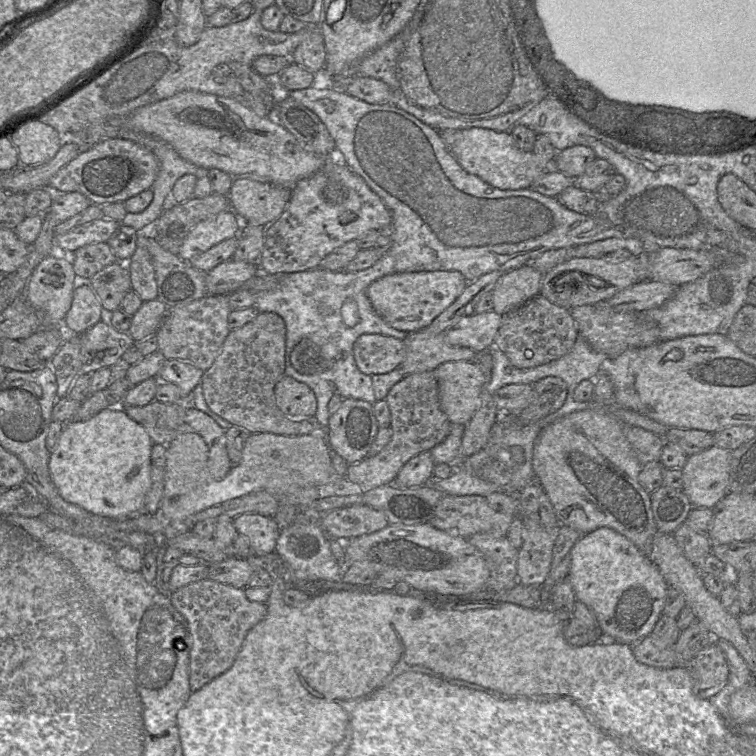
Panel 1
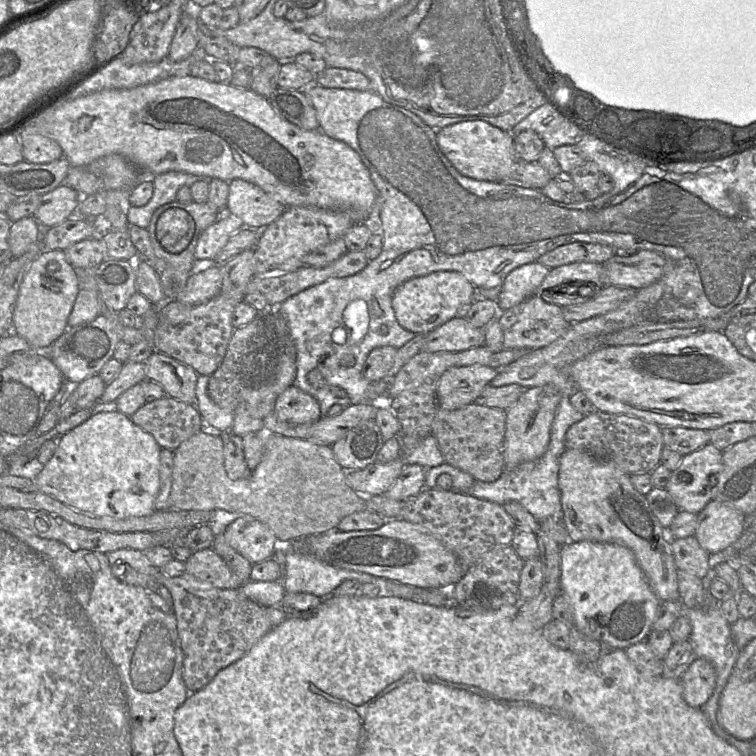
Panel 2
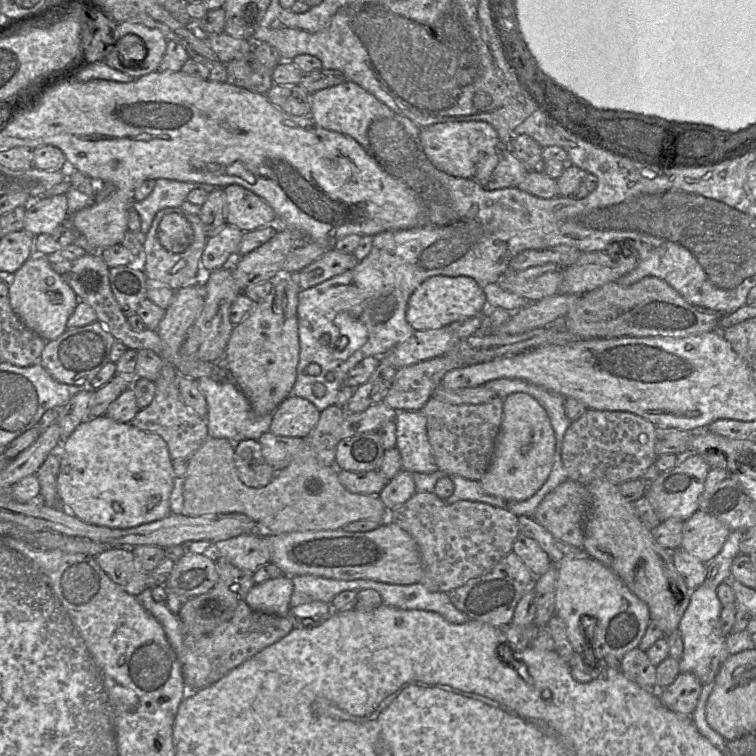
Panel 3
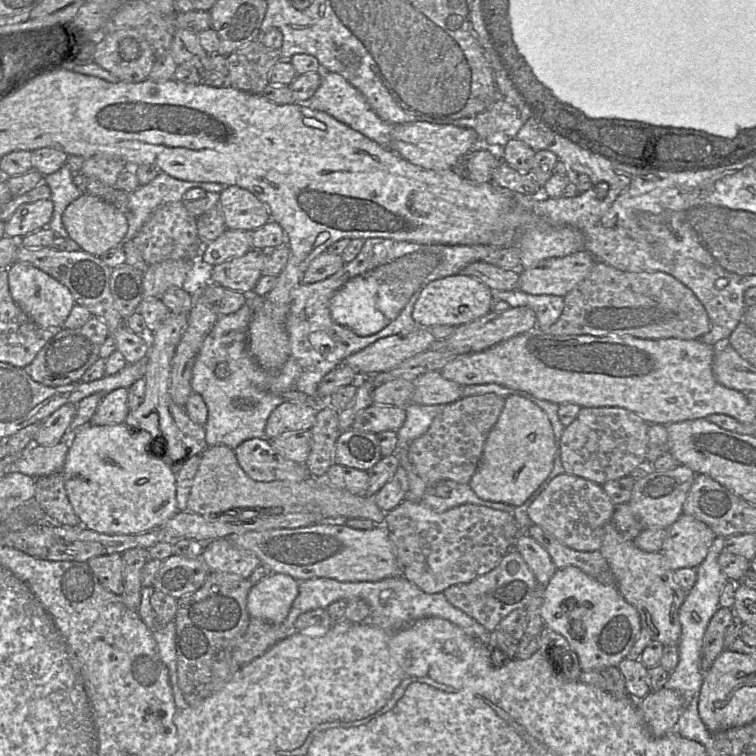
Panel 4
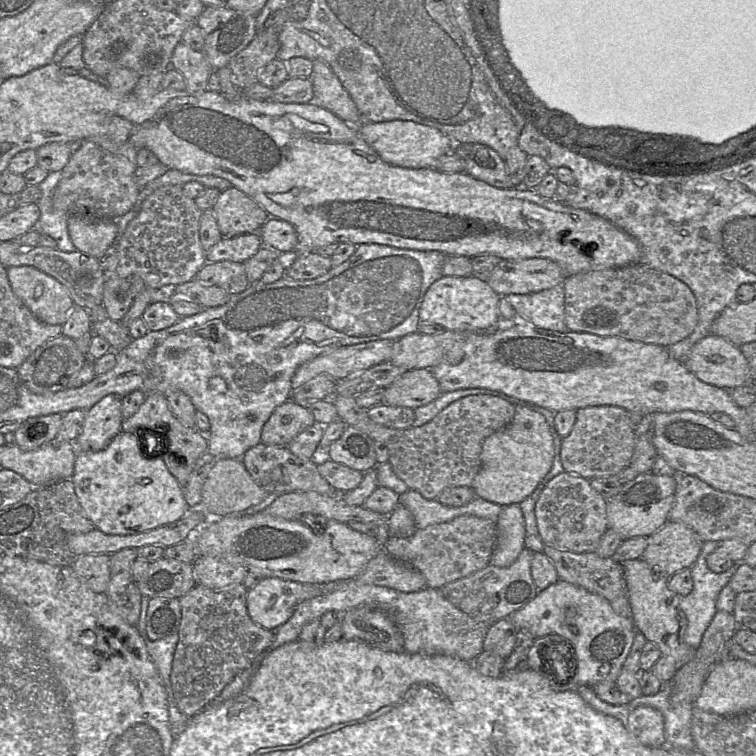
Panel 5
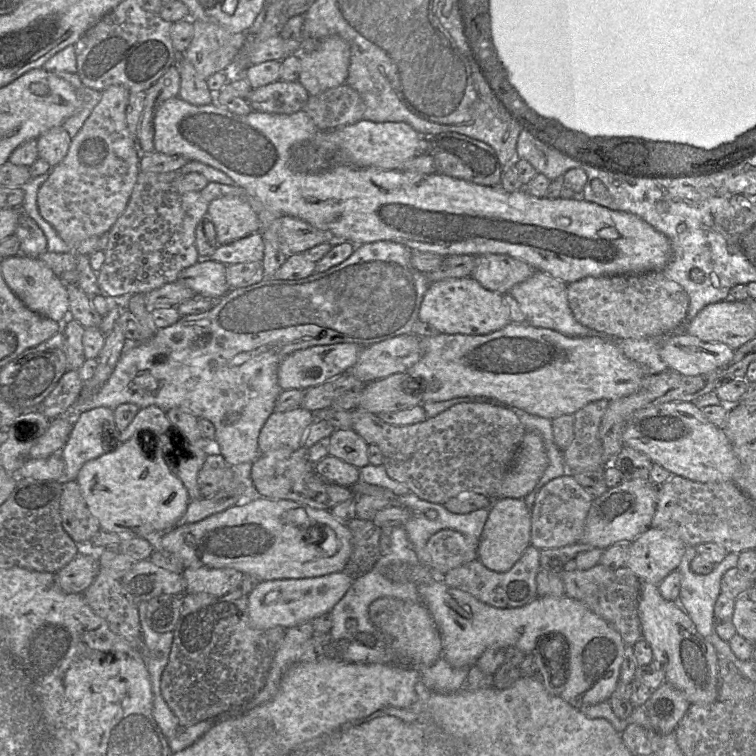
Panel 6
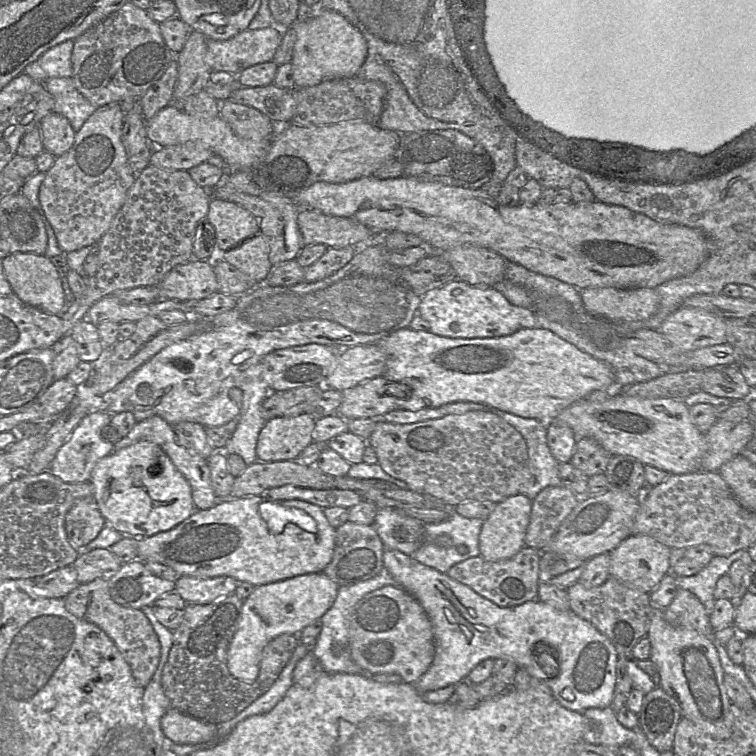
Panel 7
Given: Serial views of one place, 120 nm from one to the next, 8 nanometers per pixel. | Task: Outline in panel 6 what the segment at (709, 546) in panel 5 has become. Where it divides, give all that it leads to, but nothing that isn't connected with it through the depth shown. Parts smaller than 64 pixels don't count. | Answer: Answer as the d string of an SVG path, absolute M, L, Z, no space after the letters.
M687 546L677 568L682 576L678 603L689 615L698 632L708 639L715 631L714 607L721 594L721 580L729 569L737 567L739 553L728 553L711 573L705 575L691 570L690 564L696 555L696 548Z

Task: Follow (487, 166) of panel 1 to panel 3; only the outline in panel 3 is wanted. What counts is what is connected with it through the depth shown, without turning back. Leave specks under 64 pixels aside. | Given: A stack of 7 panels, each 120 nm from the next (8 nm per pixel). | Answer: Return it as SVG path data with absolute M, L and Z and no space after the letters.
M483 121L447 122L421 128L420 143L428 160L438 170L459 178L471 179L476 171L476 165L484 157L495 154L501 146L496 130Z

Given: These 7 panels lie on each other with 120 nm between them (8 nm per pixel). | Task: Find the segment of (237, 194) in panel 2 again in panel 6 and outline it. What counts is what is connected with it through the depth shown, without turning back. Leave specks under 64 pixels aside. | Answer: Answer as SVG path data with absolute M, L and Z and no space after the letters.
M224 196L208 204L207 215L212 220L219 245L261 231L258 215L242 198Z

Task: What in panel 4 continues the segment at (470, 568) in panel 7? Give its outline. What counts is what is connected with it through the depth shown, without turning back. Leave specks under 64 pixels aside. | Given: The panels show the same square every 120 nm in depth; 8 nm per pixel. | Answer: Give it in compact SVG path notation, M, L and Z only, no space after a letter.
M511 549L499 565L469 583L452 585L444 591L448 602L460 609L489 633L497 629L500 621L516 609L525 609L538 583L521 554Z

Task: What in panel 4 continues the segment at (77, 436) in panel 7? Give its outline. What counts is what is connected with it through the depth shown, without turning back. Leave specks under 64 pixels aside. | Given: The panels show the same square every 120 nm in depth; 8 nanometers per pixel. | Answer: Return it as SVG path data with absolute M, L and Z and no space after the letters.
M125 388L116 389L105 395L88 424L105 426L125 423L130 412L127 399L128 389Z

